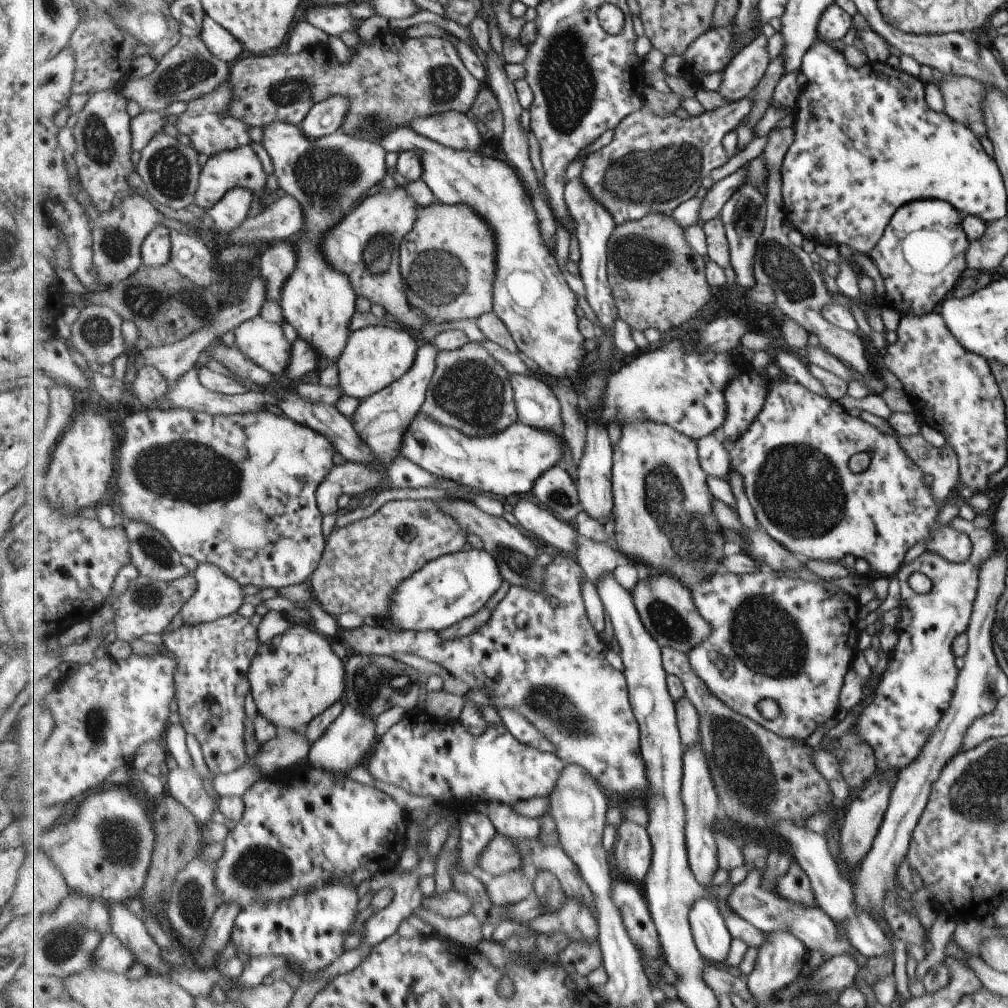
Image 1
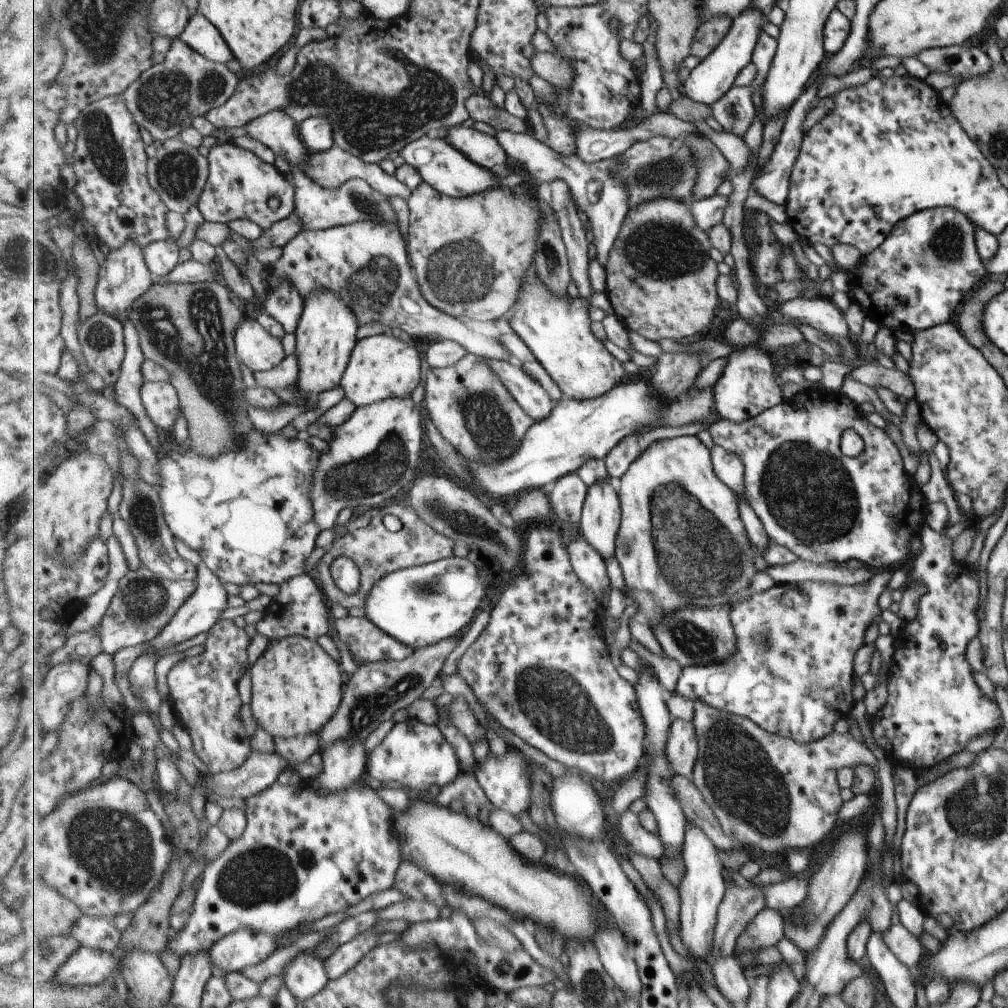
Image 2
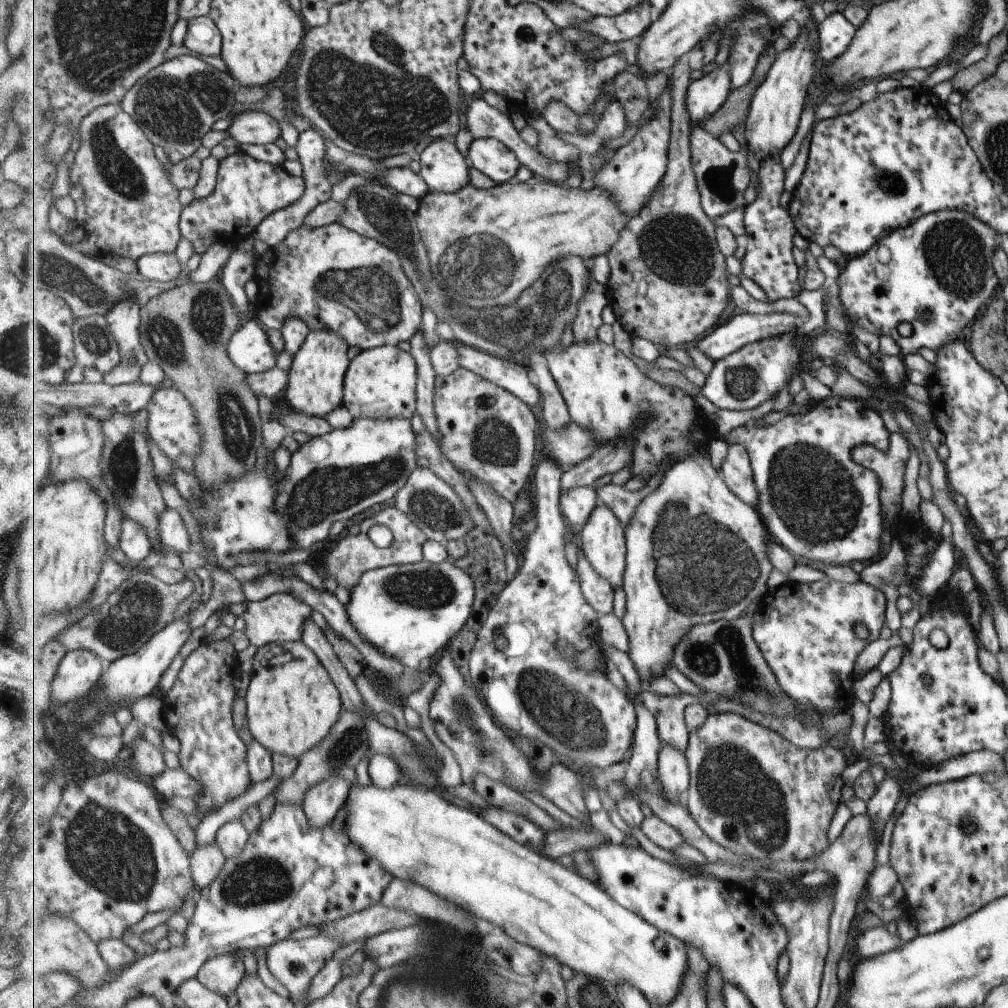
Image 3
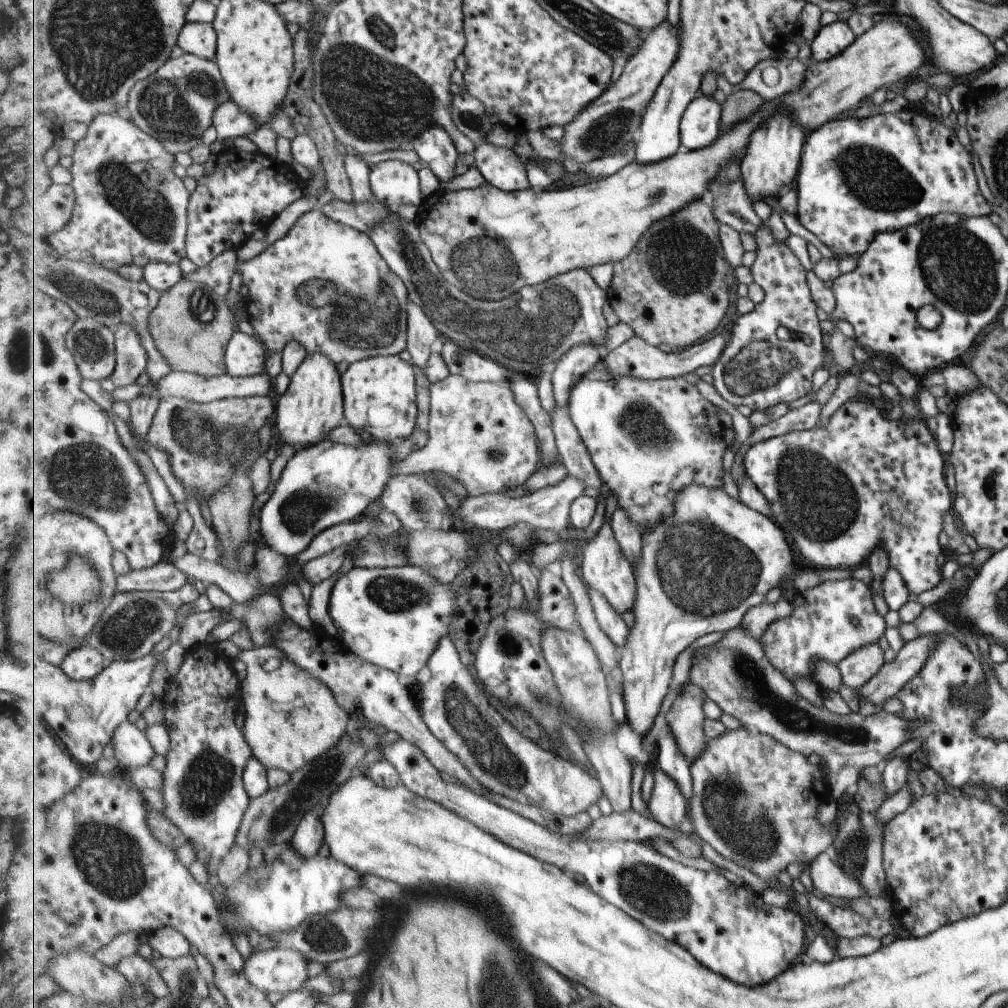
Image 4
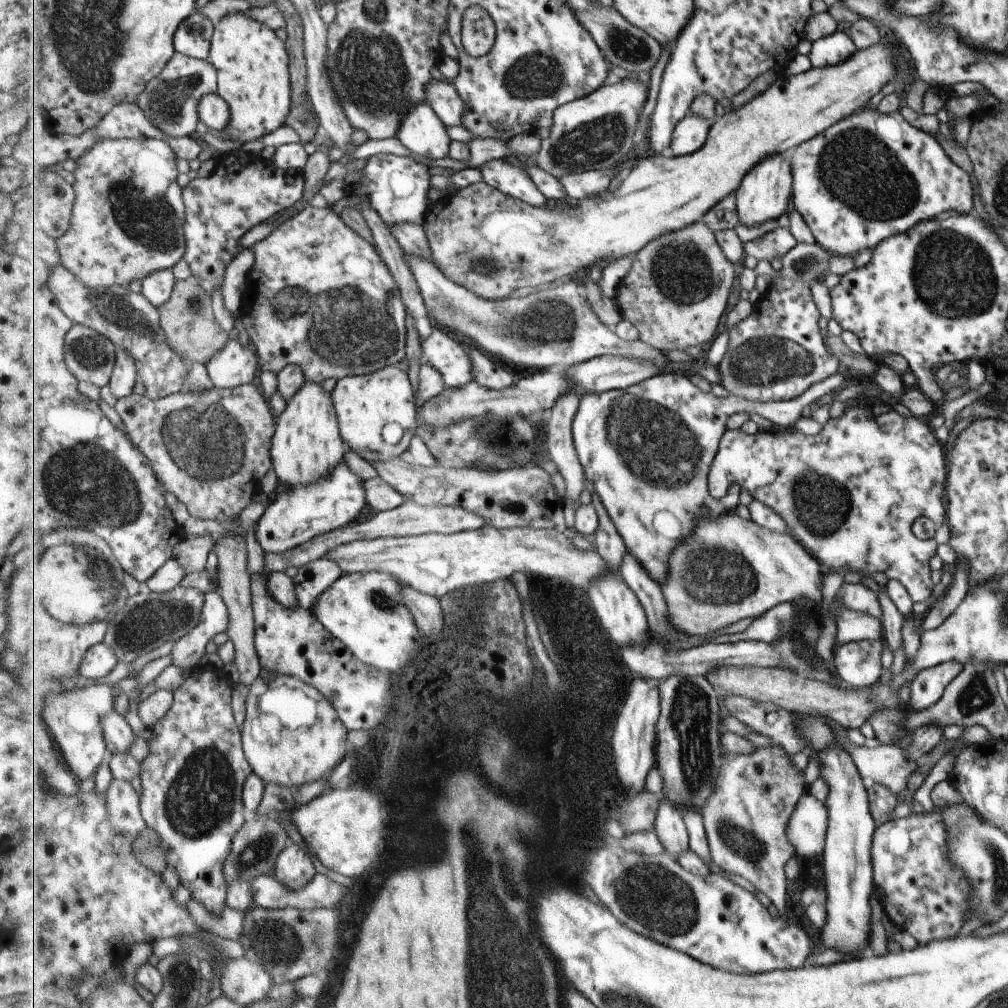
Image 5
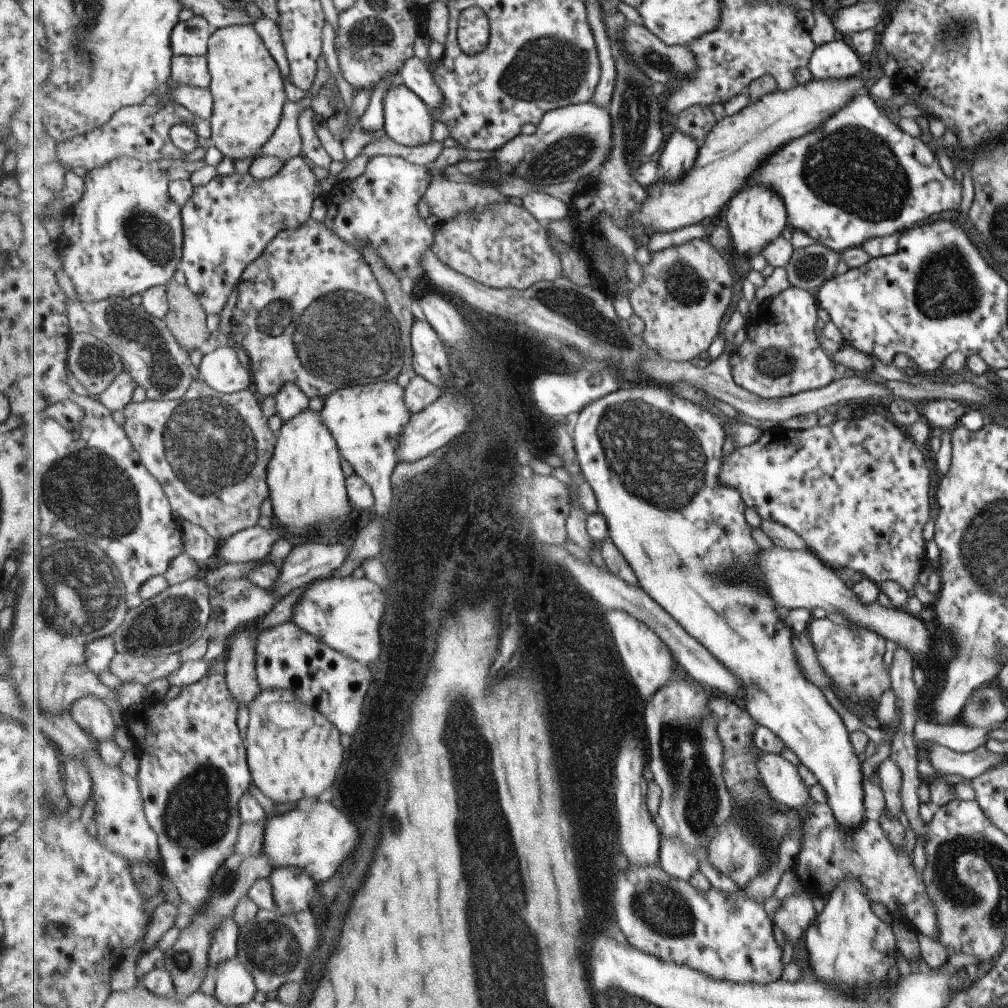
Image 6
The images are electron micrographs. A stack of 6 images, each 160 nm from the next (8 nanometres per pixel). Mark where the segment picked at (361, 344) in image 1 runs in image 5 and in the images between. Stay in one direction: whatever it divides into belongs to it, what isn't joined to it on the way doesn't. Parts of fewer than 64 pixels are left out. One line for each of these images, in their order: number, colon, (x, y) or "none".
2: (382, 366)
3: (381, 383)
4: (380, 393)
5: (378, 413)

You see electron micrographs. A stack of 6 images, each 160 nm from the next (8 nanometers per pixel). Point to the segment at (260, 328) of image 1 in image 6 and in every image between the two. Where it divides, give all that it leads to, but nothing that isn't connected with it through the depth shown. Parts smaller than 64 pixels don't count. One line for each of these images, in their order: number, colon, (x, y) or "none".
2: (258, 349)
3: (251, 349)
4: (246, 355)
5: (236, 365)
6: (221, 369)

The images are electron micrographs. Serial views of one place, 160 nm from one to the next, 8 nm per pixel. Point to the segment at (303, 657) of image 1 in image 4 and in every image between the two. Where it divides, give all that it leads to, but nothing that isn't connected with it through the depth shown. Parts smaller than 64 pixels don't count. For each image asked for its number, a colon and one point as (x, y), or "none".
2: (297, 687)
3: (293, 704)
4: (292, 718)

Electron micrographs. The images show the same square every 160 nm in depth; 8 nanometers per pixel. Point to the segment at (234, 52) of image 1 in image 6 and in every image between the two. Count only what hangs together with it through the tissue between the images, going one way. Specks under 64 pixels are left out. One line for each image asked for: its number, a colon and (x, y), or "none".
2: (202, 36)
3: (204, 37)
4: (199, 38)
5: (193, 38)
6: (191, 37)

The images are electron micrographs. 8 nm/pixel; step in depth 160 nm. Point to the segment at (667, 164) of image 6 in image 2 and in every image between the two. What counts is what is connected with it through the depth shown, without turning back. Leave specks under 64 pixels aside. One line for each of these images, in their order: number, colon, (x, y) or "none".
2: (708, 82)
3: (705, 96)
4: (702, 123)
5: (692, 132)

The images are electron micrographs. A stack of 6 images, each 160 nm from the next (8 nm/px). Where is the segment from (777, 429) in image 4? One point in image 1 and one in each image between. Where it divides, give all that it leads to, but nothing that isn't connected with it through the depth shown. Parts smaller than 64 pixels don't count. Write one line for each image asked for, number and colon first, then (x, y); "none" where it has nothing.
1: (715, 458)
2: (728, 466)
3: (737, 470)

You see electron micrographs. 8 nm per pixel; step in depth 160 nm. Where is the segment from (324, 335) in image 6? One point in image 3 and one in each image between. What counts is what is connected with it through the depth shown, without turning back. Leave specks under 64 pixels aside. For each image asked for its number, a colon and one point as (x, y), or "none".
3: (333, 278)
4: (324, 284)
5: (319, 296)

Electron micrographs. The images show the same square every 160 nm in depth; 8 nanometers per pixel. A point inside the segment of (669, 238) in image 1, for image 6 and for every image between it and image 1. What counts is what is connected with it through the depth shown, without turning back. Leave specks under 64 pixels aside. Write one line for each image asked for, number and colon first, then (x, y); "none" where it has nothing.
2: (661, 280)
3: (670, 284)
4: (673, 289)
5: (676, 293)
6: (686, 290)

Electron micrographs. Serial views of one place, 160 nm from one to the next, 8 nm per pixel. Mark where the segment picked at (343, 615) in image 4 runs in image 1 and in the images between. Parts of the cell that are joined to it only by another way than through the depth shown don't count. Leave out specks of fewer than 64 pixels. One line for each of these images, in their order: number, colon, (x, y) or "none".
1: (446, 591)
2: (423, 605)
3: (410, 613)

